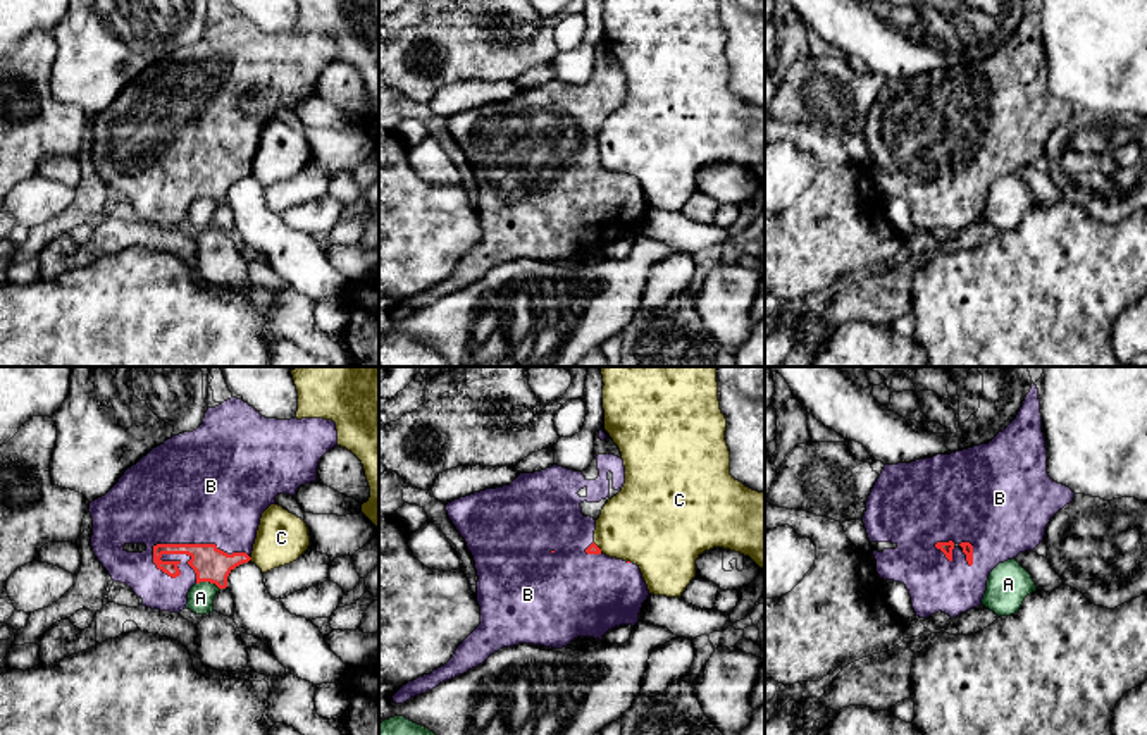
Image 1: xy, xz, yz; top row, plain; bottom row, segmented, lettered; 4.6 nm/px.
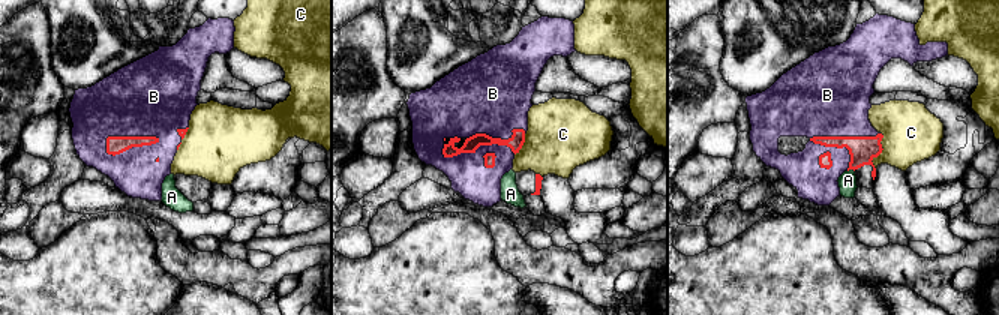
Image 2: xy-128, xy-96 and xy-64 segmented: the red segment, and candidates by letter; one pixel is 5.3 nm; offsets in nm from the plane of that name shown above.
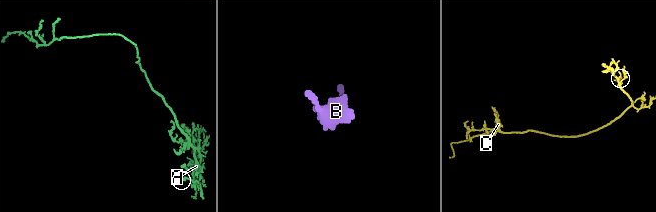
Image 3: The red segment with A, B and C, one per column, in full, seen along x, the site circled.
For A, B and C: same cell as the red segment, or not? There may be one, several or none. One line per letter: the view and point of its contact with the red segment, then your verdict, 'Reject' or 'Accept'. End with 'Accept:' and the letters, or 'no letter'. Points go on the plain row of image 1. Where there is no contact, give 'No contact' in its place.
A: Touches red at xy (209, 195). Reject
B: Touches red at xy (200, 159). Accept
C: Touches red at xy (248, 171). Reject
Accept: B

